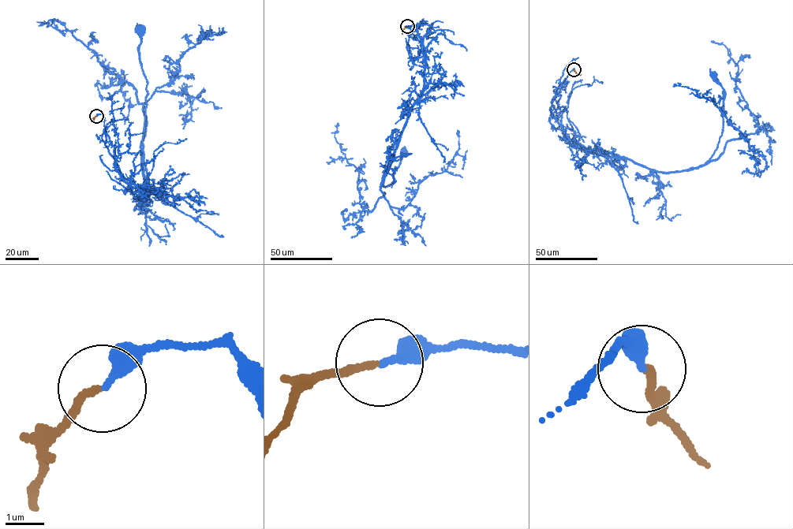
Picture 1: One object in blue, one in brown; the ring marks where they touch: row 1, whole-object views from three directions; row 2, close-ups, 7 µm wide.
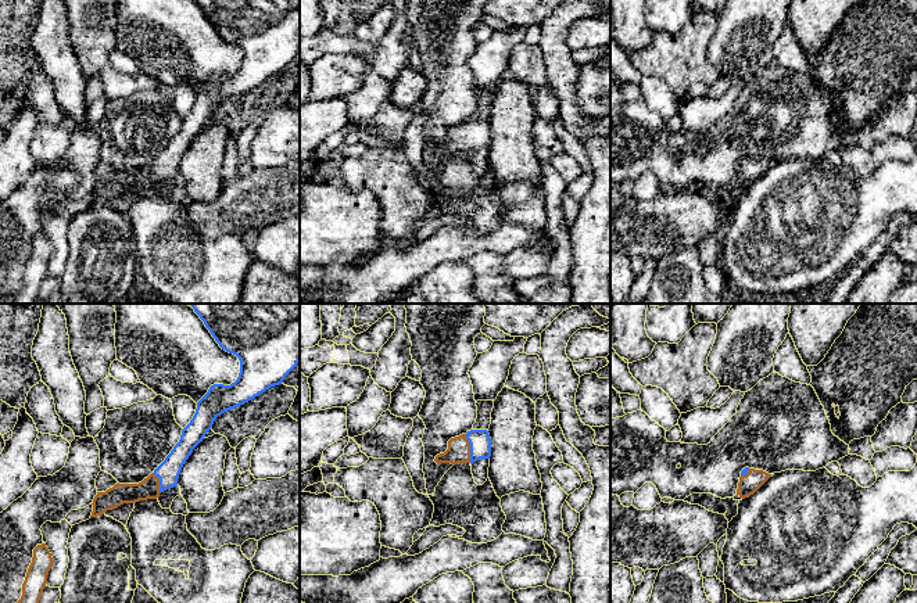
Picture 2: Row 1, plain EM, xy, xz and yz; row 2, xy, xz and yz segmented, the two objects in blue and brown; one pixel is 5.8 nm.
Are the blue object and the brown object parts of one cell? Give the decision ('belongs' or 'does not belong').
belongs

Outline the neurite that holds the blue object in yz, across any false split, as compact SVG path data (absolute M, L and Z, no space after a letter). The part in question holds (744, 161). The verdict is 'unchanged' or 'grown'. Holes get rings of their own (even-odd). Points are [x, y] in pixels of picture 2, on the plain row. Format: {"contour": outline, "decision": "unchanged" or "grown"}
{"contour": "M745 157L741 161L737 184L742 189L753 184L769 168L771 164L763 159L755 159Z", "decision": "grown"}

